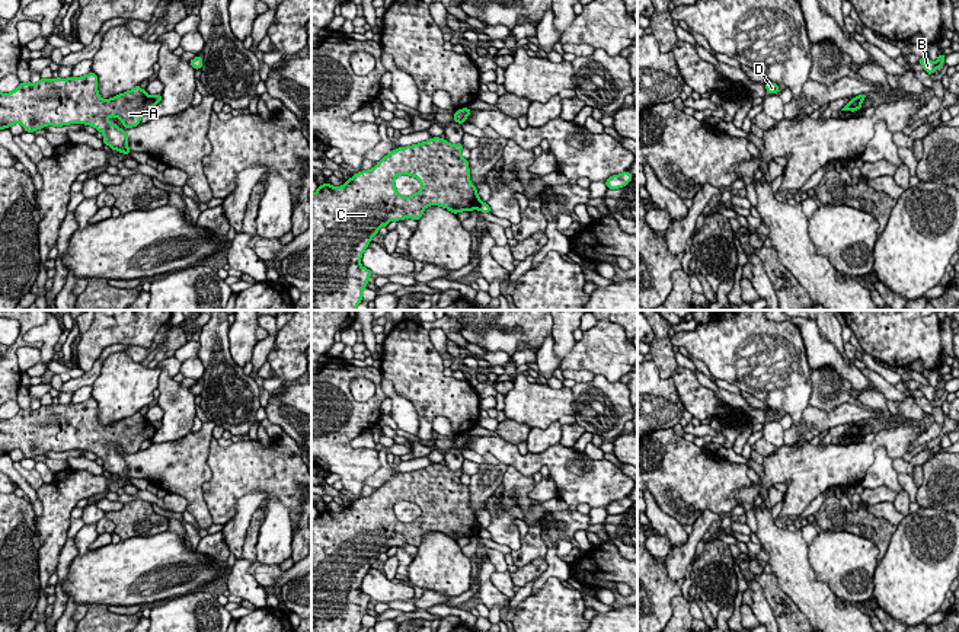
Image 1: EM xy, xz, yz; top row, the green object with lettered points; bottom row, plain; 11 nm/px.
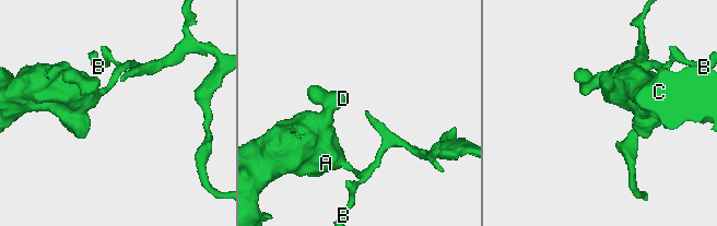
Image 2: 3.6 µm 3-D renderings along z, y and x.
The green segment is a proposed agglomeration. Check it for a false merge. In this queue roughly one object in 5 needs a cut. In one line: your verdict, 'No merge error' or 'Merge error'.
Merge error

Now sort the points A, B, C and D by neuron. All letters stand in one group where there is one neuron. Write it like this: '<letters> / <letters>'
A C D / B

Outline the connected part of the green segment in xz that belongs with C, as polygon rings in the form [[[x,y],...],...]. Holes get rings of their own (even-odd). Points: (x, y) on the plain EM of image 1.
[[[434,463],[419,470],[399,473],[377,491],[355,499],[342,513],[329,508],[311,520],[311,632],[358,632],[367,615],[370,596],[361,591],[361,582],[380,553],[390,548],[419,546],[429,532],[439,532],[451,539],[477,536],[482,529],[470,508],[469,488],[461,482],[463,470],[450,470]],[[409,501],[421,508],[421,516],[410,523],[400,521],[394,505]]]

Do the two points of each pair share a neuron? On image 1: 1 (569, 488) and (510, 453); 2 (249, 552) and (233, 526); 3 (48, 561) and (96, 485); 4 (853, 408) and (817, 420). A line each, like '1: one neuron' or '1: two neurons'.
1: one neuron
2: two neurons
3: one neuron
4: one neuron

